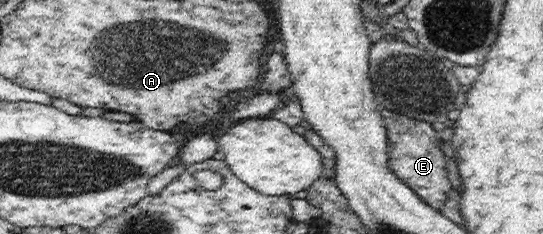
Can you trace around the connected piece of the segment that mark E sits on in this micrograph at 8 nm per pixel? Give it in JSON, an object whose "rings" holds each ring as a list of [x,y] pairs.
{"rings":[[[378,107],[387,130],[389,169],[410,187],[433,210],[440,211],[453,191],[446,173],[447,158],[441,149],[441,139],[431,122],[419,121],[409,115],[398,114]]]}

